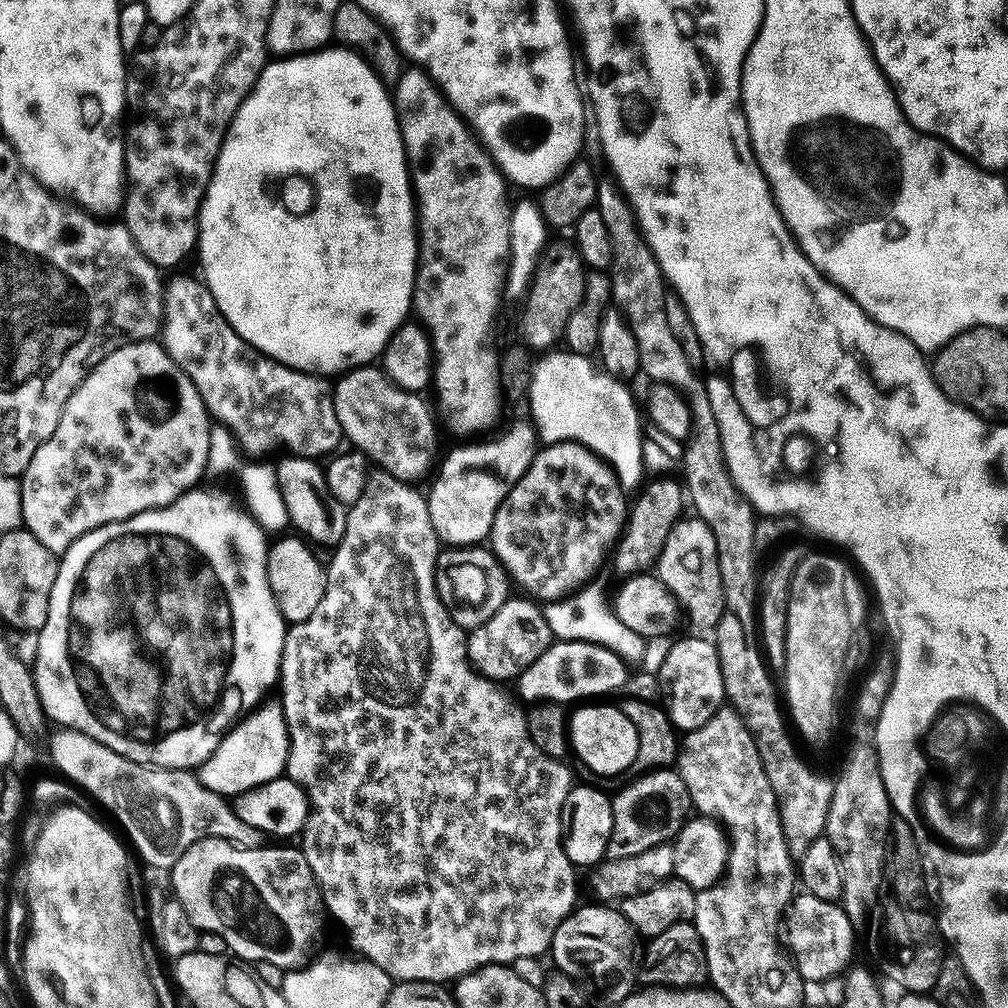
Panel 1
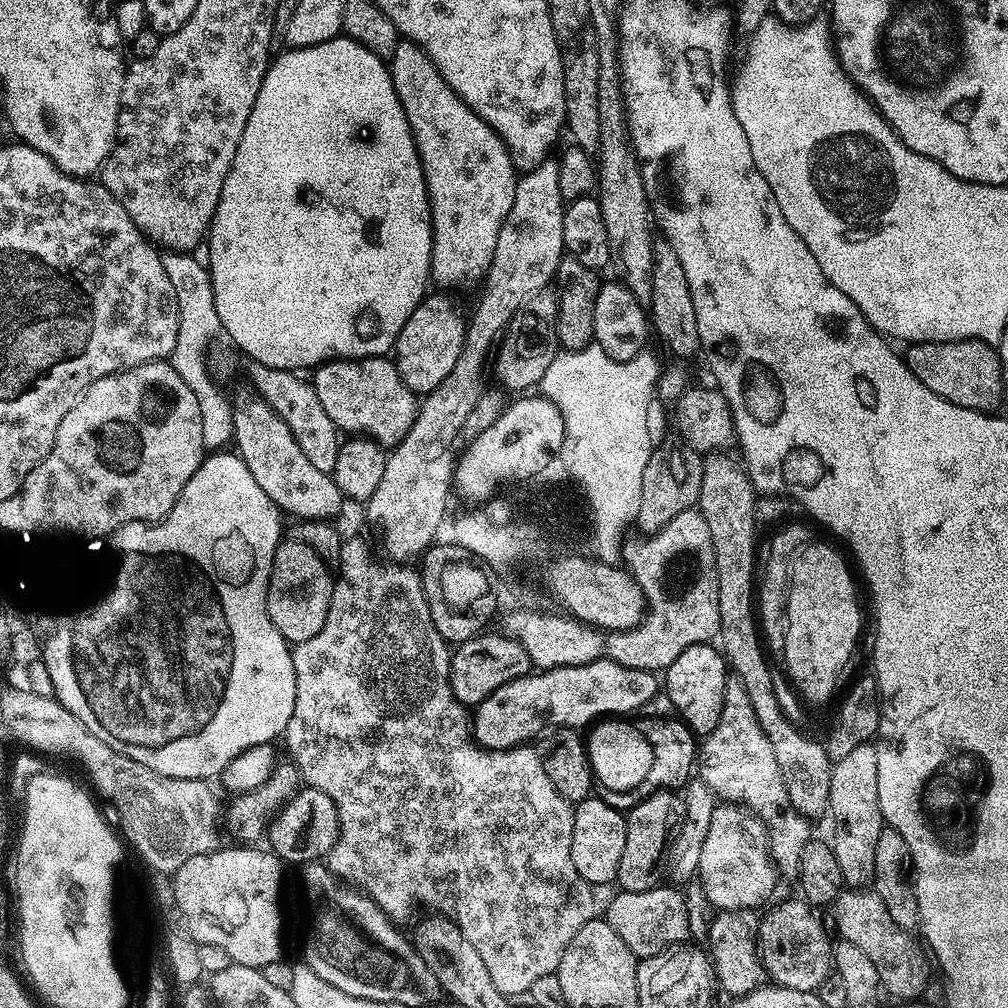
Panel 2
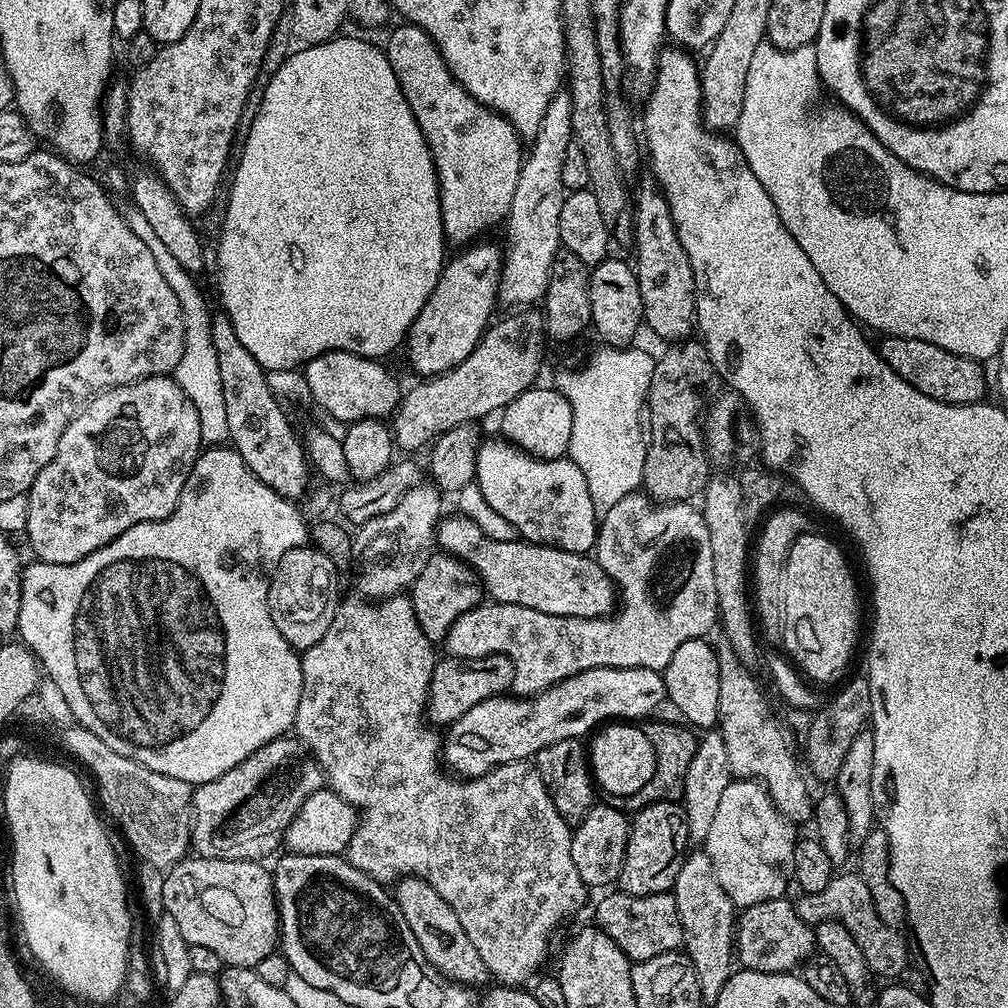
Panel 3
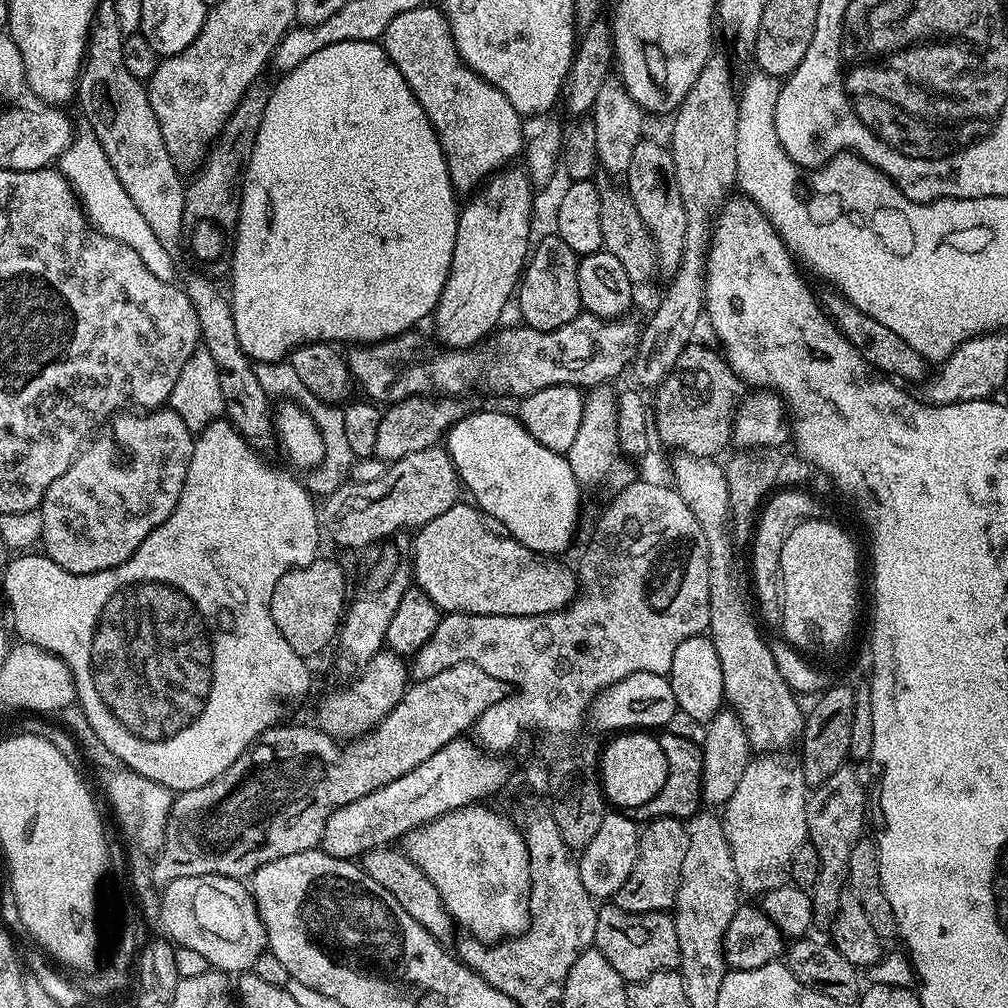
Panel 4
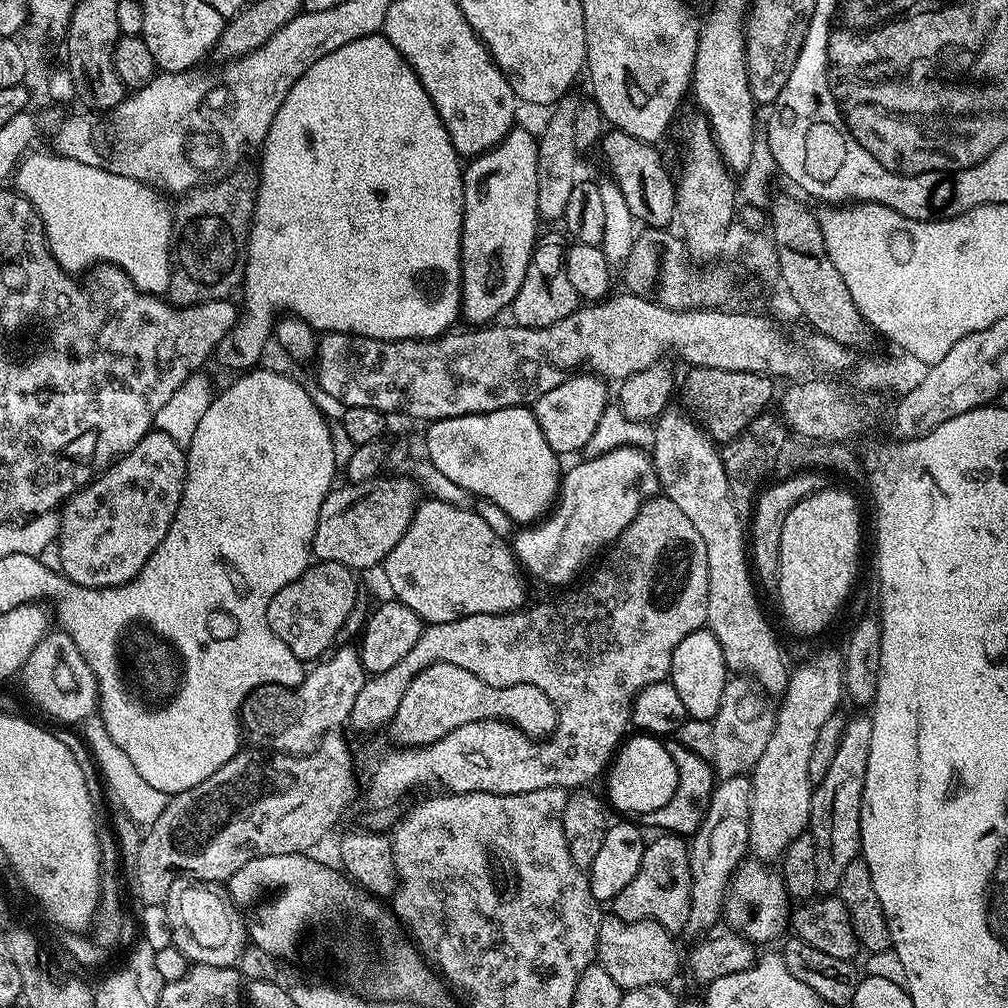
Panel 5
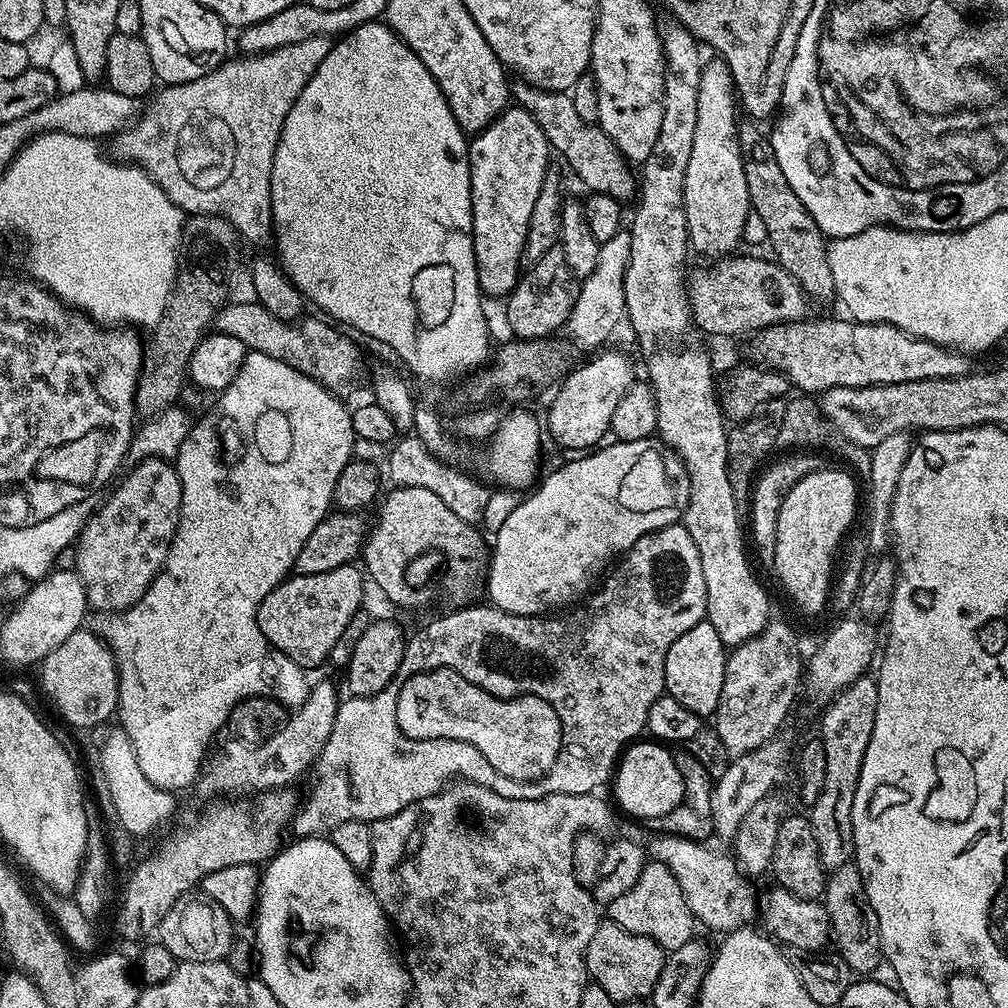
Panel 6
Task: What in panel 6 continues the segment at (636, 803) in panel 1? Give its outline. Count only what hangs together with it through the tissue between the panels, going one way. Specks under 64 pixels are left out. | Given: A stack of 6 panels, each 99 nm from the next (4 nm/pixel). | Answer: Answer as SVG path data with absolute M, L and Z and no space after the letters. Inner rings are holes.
M655 858L645 863L642 874L638 874L638 882L634 882L626 894L621 894L619 898L614 898L614 902L606 905L606 916L622 926L622 930L630 930L630 934L642 934L642 938L658 942L665 953L678 950L678 946L685 945L697 935L698 921L690 906L686 906L678 878L674 878L670 866Z

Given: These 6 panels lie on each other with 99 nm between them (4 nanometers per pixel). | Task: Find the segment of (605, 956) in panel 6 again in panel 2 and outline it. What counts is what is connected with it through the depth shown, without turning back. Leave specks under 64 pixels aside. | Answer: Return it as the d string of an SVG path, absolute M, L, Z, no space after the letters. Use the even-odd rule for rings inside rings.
M653 886L646 890L637 892L617 891L617 896L608 904L608 909L603 909L603 919L630 946L630 950L638 958L652 956L660 952L663 948L668 948L671 944L678 944L689 939L690 929L688 927L688 905L689 901L684 900L680 893L681 889L676 886L659 888Z

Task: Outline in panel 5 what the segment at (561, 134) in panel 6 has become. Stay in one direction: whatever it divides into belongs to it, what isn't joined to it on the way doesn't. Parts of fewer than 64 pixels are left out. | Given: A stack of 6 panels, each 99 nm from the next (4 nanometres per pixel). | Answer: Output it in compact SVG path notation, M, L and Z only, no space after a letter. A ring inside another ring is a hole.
M605 131L602 137L602 149L608 155L607 175L622 190L630 214L637 218L644 216L643 223L648 226L668 226L676 216L676 192L674 178L668 174L668 168L660 157L659 147L647 144L624 132Z

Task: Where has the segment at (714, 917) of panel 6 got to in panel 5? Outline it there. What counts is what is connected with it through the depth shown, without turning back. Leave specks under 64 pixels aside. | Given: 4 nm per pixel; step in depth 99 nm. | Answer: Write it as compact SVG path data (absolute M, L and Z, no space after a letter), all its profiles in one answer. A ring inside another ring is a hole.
M755 858L741 860L736 873L732 875L732 881L728 883L728 892L724 895L723 923L738 930L757 946L778 939L784 931L787 933L794 911L794 904L786 890L784 879L779 871L772 869L771 872L768 868L771 867Z

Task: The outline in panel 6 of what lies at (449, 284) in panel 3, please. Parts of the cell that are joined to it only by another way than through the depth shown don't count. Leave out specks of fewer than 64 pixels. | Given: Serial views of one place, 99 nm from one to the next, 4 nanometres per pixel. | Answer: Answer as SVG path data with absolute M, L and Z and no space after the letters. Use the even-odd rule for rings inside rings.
M519 106L505 108L496 115L494 122L490 122L490 126L486 126L471 137L468 146L468 164L472 195L472 241L478 282L485 297L507 297L522 275L520 264L522 265L524 260L526 230L530 226L530 213L534 210L538 190L542 190L544 176L550 170L548 156L550 157L548 139L546 134L542 134L542 126L538 126L538 122L530 118L527 110Z

